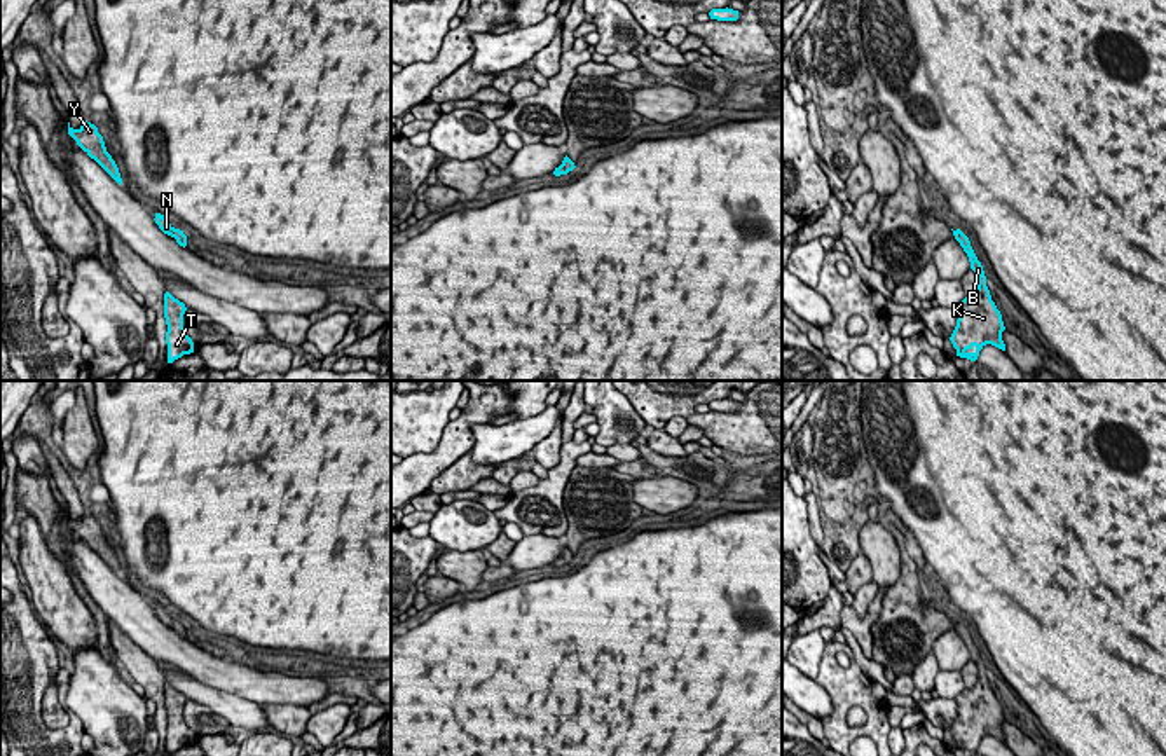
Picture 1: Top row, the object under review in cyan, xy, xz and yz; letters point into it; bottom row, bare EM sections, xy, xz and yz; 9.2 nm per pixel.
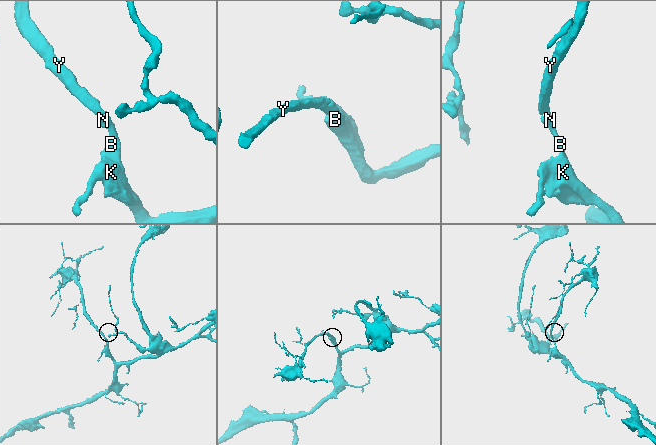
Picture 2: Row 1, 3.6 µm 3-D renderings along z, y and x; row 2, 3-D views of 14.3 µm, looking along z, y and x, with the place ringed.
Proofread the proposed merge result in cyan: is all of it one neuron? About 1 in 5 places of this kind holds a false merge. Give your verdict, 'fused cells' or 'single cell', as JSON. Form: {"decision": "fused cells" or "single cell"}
{"decision": "single cell"}

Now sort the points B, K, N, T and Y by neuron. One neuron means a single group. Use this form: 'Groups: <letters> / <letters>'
Groups: B K N T Y

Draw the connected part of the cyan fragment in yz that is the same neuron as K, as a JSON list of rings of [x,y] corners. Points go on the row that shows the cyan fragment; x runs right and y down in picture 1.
[[[960,229],[953,230],[953,236],[967,253],[971,269],[977,276],[977,290],[972,297],[965,297],[955,307],[958,320],[950,340],[957,349],[957,356],[976,361],[979,351],[986,344],[1005,351],[1005,344],[1002,340],[1005,326],[1000,311],[991,300],[983,265],[977,260],[969,237]]]

